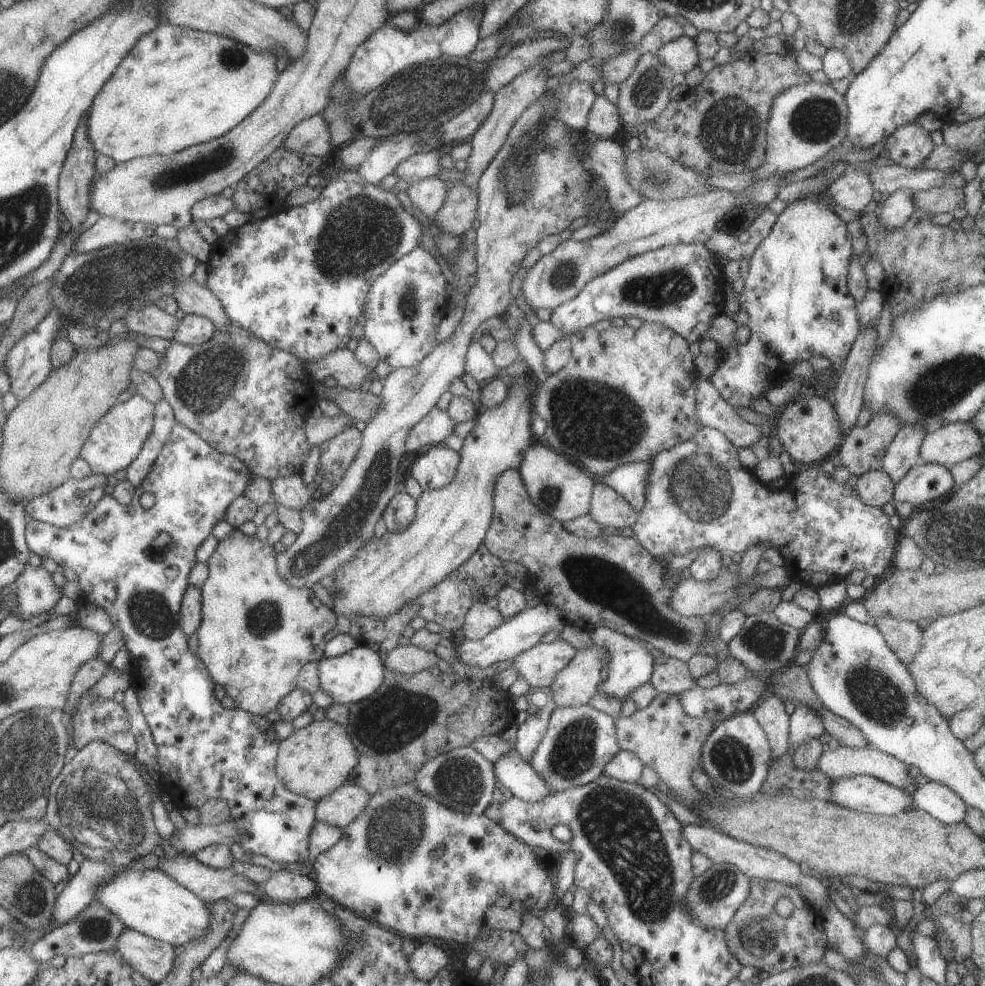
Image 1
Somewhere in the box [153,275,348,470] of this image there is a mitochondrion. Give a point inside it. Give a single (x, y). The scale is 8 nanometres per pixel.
(200, 386)

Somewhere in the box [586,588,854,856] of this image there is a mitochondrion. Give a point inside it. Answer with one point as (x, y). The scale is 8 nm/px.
(733, 760)

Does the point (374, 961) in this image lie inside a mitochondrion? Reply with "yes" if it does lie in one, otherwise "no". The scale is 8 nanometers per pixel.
yes

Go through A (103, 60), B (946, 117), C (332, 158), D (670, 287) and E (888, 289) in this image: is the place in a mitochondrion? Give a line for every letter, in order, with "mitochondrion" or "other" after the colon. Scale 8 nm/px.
A: other
B: other
C: other
D: mitochondrion
E: other

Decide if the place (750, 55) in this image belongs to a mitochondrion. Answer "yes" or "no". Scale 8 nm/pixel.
no

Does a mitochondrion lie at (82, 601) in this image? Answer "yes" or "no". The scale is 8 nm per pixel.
no

